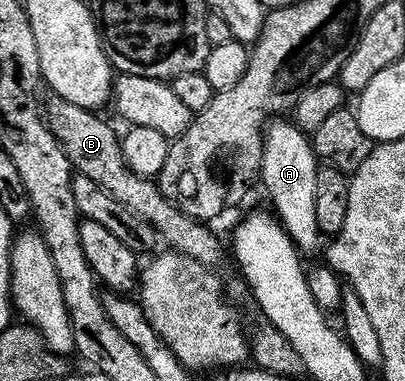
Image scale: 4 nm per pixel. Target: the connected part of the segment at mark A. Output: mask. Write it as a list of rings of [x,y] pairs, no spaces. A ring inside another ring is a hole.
[[[273,118],[266,123],[261,137],[259,184],[265,187],[265,192],[273,203],[272,211],[276,219],[301,254],[313,252],[317,247],[320,249],[323,244],[323,234],[319,230],[319,224],[315,222],[315,182],[318,167],[319,161],[313,152],[310,137],[296,124],[285,118]]]

